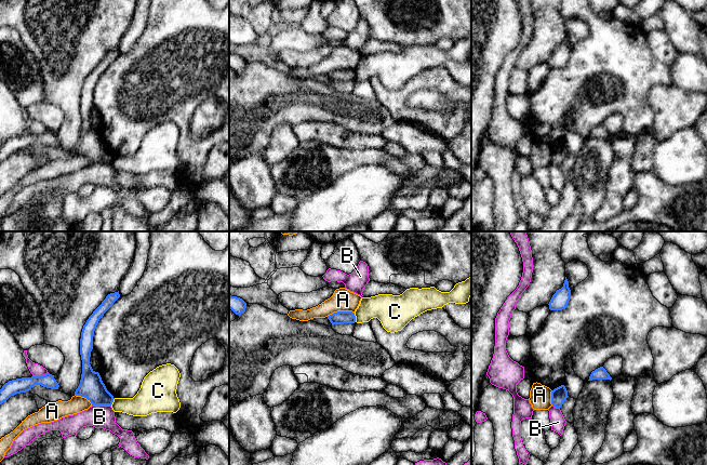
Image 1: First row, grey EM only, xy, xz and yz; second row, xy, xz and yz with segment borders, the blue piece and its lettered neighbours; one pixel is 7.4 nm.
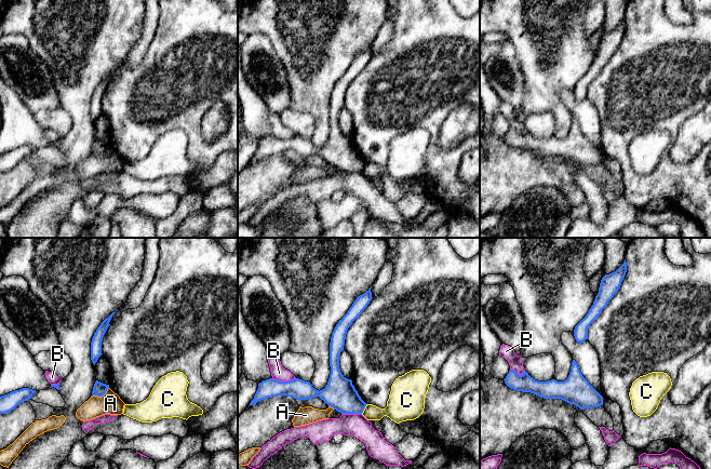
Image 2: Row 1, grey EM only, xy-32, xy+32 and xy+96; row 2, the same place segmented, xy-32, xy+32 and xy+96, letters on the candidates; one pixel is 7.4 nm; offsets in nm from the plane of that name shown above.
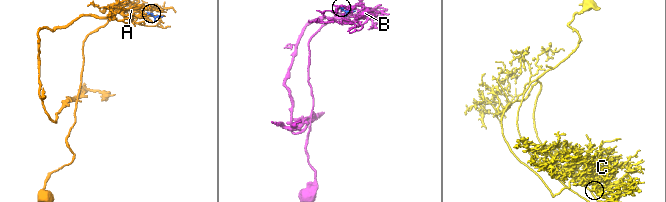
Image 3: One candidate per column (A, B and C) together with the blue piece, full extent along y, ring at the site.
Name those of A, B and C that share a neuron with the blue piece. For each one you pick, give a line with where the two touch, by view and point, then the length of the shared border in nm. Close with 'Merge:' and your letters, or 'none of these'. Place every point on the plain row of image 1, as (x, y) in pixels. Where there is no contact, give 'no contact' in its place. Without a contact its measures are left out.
Merge: none of these

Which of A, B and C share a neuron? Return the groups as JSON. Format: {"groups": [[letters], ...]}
{"groups": [["A"], ["B"], ["C"]]}

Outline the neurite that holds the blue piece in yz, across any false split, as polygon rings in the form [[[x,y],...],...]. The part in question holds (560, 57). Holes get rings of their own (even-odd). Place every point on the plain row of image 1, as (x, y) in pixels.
[[[565,35],[563,44],[556,49],[549,59],[549,67],[550,68],[562,68],[565,67],[569,58],[571,56],[571,48],[569,45],[569,39]]]

